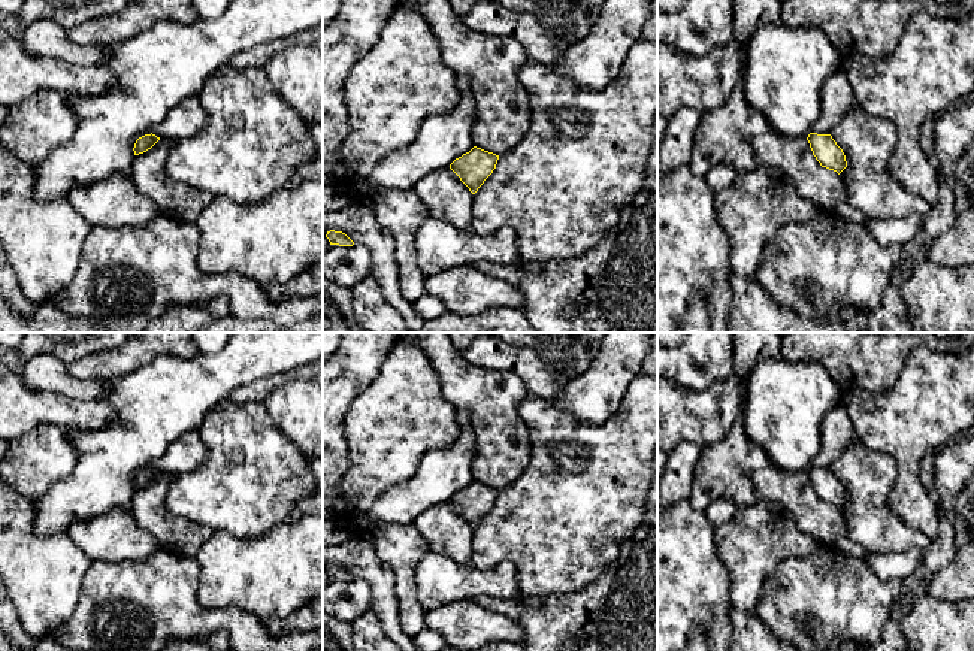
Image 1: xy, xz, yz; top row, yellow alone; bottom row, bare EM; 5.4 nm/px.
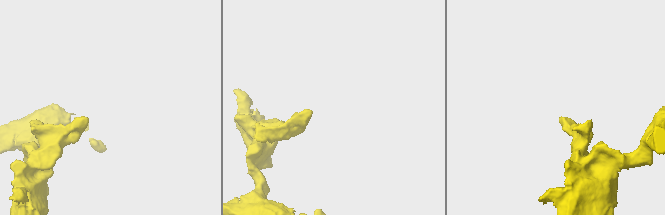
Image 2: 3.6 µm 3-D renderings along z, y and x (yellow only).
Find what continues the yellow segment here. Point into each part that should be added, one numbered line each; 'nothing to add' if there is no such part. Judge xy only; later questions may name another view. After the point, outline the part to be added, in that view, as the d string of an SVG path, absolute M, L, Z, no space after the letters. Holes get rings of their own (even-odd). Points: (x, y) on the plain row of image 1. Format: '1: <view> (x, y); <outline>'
nothing to add

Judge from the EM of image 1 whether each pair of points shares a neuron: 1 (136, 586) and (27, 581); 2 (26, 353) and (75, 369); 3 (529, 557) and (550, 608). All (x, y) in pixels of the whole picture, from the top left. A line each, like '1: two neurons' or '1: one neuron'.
1: two neurons
2: two neurons
3: two neurons

